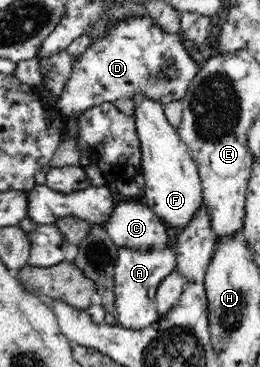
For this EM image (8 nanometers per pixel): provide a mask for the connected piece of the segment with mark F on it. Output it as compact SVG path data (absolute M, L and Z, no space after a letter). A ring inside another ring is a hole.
M134 98L134 104L136 104L136 108L133 117L139 135L145 180L142 201L156 213L157 218L162 218L170 228L178 230L178 228L188 227L203 203L201 176L197 164L190 154L188 145L180 138L177 127L170 124L166 118L162 103L151 102L149 98Z

